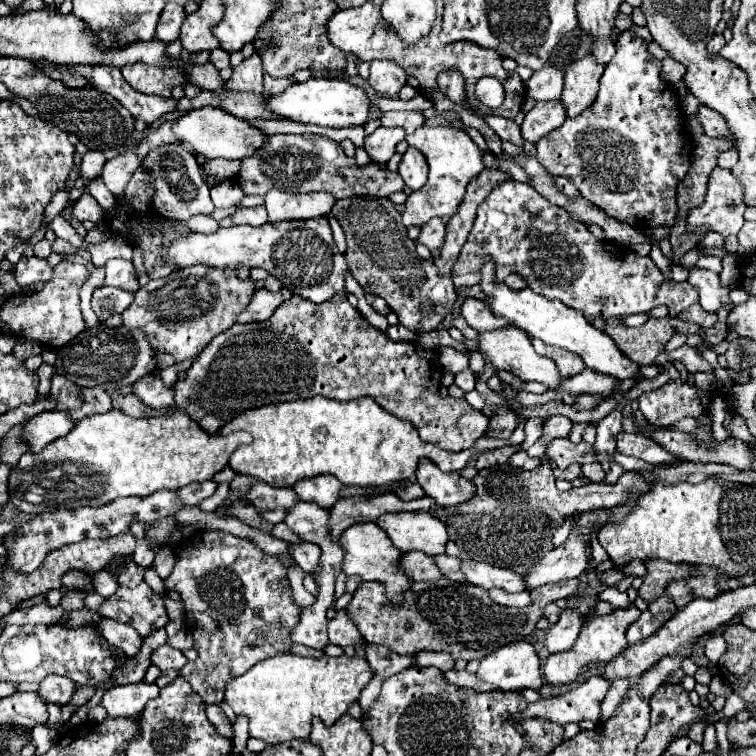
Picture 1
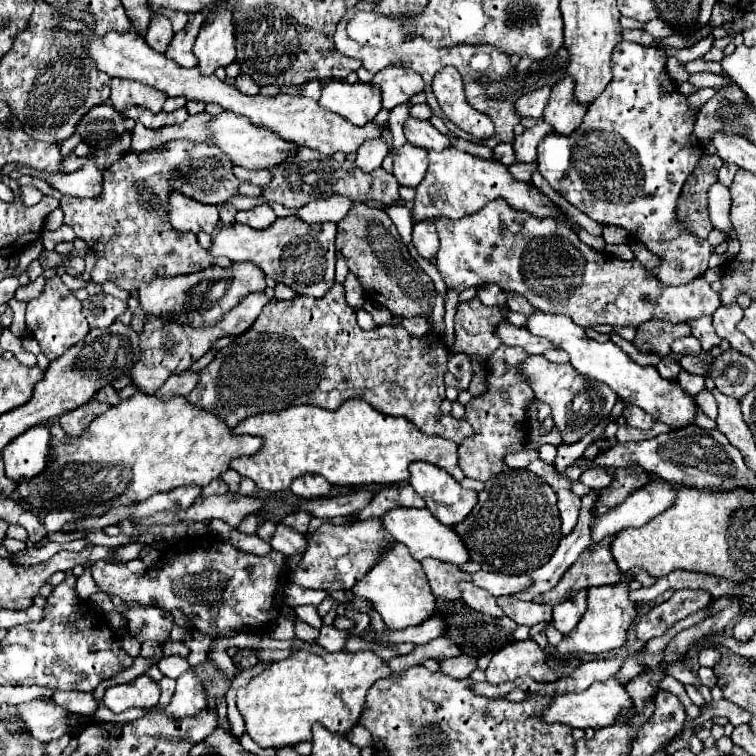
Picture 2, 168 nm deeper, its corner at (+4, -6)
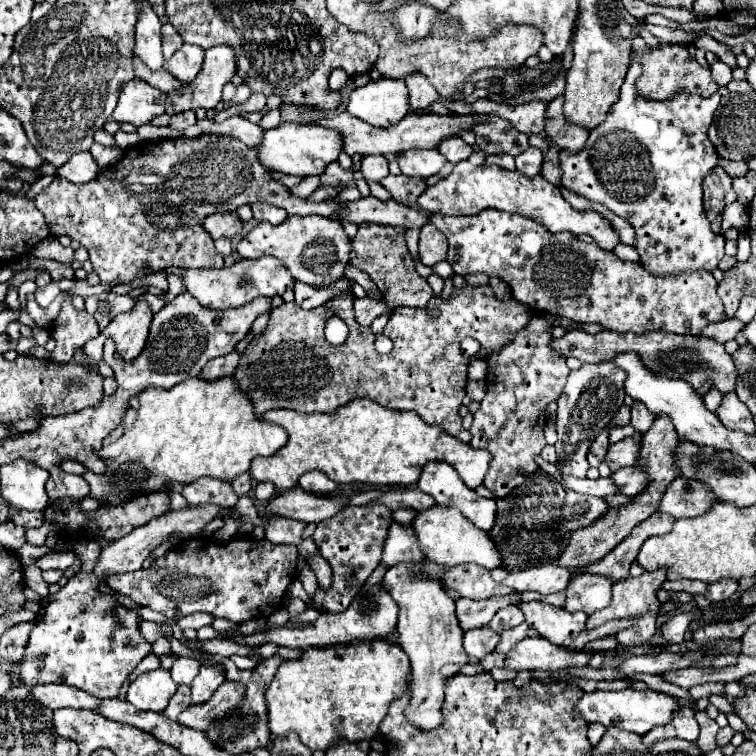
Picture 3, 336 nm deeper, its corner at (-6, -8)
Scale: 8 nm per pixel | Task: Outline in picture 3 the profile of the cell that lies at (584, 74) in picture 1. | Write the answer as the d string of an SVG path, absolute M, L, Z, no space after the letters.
M558 96L548 104L546 128L544 130L558 144L558 148L578 152L584 148L584 144L588 140L588 128L580 128L578 124L564 120L562 106L564 106L564 96Z

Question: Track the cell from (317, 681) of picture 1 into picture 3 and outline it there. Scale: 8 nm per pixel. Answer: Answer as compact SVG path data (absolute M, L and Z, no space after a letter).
M386 640L358 642L332 648L308 648L302 652L300 660L286 660L278 668L276 678L266 690L270 734L286 736L288 732L296 732L310 750L326 750L338 738L346 738L348 742L372 740L378 734L378 724L384 720L390 702L404 694L408 678L410 660L406 652Z

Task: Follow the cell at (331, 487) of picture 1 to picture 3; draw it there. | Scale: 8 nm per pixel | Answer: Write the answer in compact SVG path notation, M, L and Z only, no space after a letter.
M308 472L300 476L300 488L312 494L332 494L336 490L336 482L332 482L324 472Z

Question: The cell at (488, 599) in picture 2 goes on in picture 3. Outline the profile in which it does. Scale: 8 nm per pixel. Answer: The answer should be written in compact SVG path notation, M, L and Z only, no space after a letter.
M506 606L506 608L502 608L502 610L496 612L496 616L492 618L492 622L490 622L488 626L490 626L494 632L502 634L504 630L514 628L514 626L518 626L518 624L522 624L522 622L524 622L524 614L520 612L520 608L518 608L518 606Z

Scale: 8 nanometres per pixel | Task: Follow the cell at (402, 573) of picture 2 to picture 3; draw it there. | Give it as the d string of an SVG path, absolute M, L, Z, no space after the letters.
M404 562L388 568L382 578L382 588L390 592L400 608L396 632L400 646L412 664L412 698L406 708L406 716L414 726L432 730L442 724L440 708L444 700L444 680L460 672L460 666L468 662L468 654L462 648L464 632L456 620L454 600L436 578L422 574L420 568L420 562Z

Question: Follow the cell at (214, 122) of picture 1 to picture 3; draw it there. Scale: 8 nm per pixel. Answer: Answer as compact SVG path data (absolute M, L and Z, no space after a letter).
M282 122L278 128L264 130L262 142L254 146L260 164L268 168L270 172L284 172L284 174L294 174L294 176L312 176L312 174L322 174L326 164L336 160L338 154L342 152L342 136L338 132L332 132L322 126L306 126L306 124L292 124L292 122Z

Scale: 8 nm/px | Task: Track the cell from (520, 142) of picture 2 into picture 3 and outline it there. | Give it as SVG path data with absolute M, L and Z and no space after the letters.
M530 146L526 152L522 152L520 156L516 156L516 170L522 172L524 176L536 176L540 174L540 166L542 166L542 148Z

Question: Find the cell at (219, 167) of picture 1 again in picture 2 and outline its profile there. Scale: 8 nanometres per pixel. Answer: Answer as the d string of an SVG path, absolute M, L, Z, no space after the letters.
M234 166L234 174L240 182L250 182L250 184L258 184L258 186L266 186L272 180L270 170L246 170L246 168Z

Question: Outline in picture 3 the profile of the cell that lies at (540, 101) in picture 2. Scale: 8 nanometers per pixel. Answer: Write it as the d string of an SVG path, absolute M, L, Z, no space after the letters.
M440 98L440 102L452 112L452 114L468 114L468 112L480 112L480 114L494 114L500 118L506 118L514 124L524 134L542 134L544 132L544 108L548 102L544 100L532 100L526 104L510 106L510 104L500 104L492 102L490 98L476 100L472 104L462 104L462 102L452 102L446 98Z

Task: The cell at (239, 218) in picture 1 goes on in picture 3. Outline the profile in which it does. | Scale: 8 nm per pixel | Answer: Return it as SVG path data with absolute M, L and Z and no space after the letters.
M262 202L252 204L252 212L254 212L256 220L266 220L270 224L282 224L284 218L288 216L284 212L284 208L278 208L278 206L272 206L272 204L262 204Z

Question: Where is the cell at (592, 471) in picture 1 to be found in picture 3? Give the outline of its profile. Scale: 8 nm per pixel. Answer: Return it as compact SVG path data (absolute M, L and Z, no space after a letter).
M638 466L620 468L620 472L610 474L610 480L620 488L622 494L628 494L628 496L642 492L644 486L648 484L648 476L644 472L640 472Z

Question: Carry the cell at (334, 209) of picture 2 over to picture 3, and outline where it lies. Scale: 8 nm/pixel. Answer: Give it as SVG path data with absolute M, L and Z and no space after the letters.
M374 196L344 202L340 208L340 214L334 218L348 220L354 224L376 222L376 224L392 224L392 226L404 226L404 228L422 228L428 222L428 216L418 208L402 206L394 200L382 202Z

